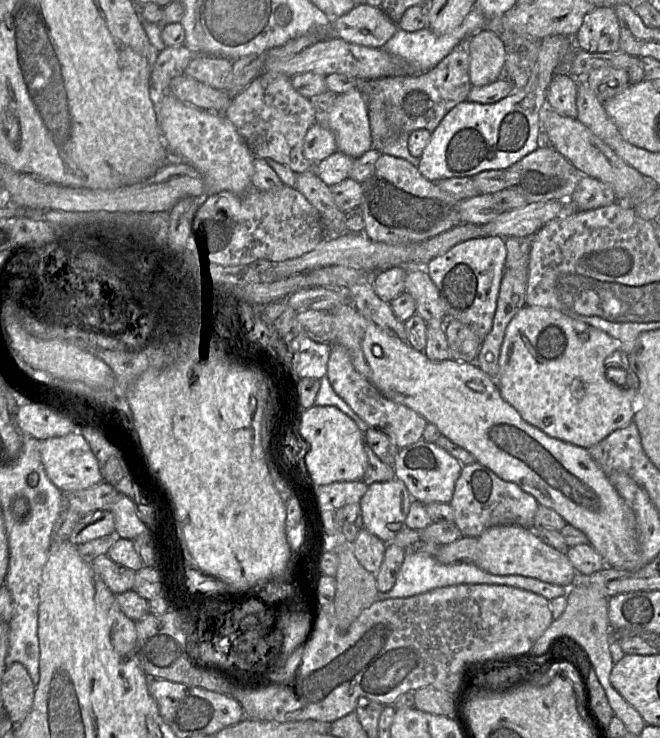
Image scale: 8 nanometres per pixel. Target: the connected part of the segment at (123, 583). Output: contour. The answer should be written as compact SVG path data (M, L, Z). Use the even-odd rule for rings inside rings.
M108 555L95 558L91 565L115 595L133 589L136 572L114 562Z

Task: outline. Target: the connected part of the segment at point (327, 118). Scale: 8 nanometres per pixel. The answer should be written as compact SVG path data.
M359 88L338 94L333 106L325 113L317 113L317 124L326 126L334 135L337 149L354 159L360 158L372 149L372 135L367 104Z

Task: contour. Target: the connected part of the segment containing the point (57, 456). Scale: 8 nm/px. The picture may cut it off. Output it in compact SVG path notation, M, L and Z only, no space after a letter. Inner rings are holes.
M79 431L41 441L41 457L48 478L63 493L84 490L102 481L98 461Z

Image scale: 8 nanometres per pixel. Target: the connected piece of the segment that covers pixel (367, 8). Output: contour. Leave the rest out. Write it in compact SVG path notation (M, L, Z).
M364 3L330 23L333 37L370 48L382 48L398 30L381 7Z

